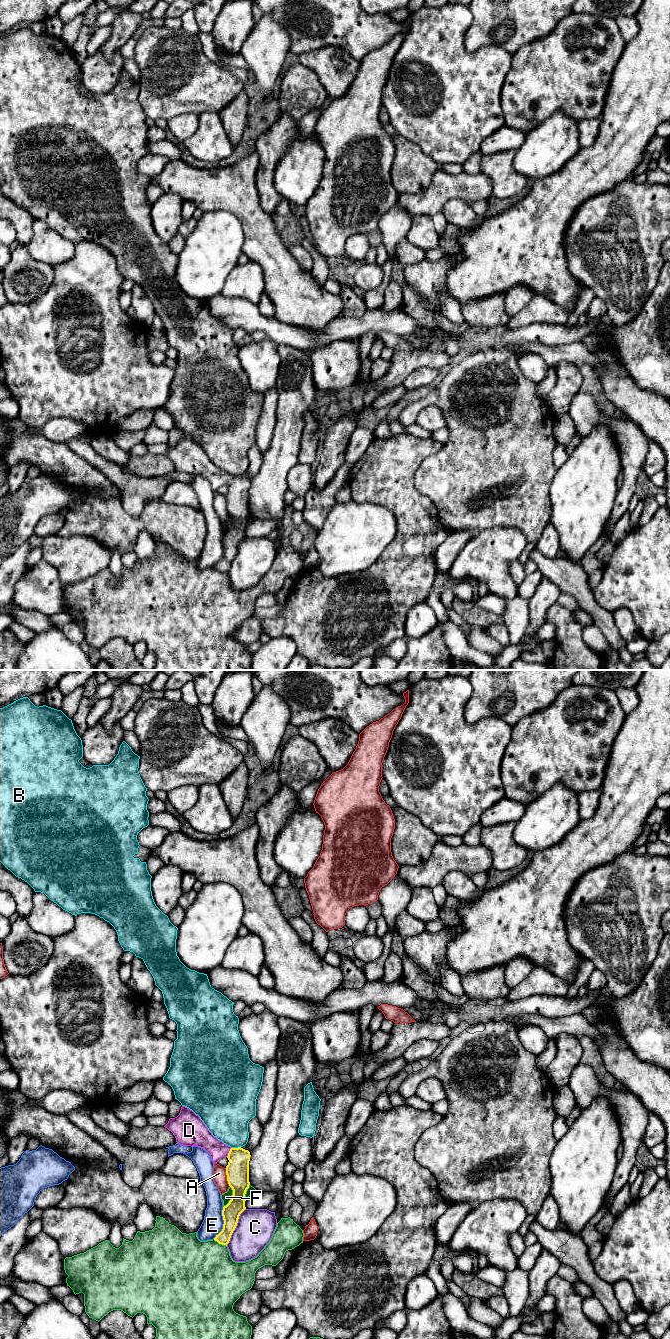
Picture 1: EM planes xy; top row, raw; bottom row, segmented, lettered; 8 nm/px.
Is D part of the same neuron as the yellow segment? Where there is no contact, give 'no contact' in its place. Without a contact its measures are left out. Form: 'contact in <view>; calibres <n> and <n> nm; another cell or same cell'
contact in xy; calibres 190 and 160 nm; same cell

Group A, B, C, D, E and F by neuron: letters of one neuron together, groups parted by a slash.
A / B / C / D / E / F

